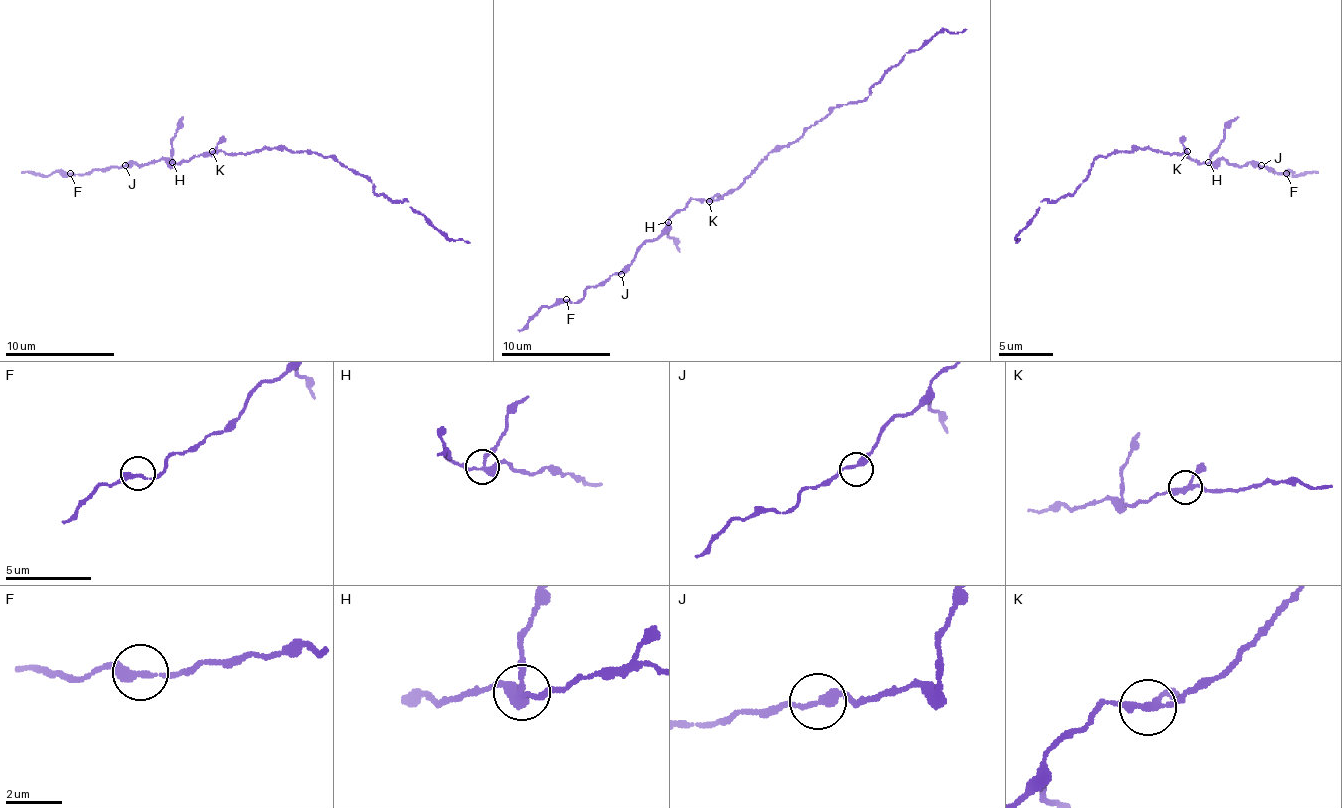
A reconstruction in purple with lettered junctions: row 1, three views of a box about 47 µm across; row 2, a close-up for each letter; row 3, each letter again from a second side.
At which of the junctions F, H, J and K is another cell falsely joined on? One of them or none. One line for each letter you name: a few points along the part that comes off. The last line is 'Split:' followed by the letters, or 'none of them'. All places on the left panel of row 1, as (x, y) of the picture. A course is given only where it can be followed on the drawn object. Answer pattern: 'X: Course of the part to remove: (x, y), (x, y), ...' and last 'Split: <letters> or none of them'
H: Course of the part to remove: (171, 162), (174, 132), (182, 116)
Split: H

